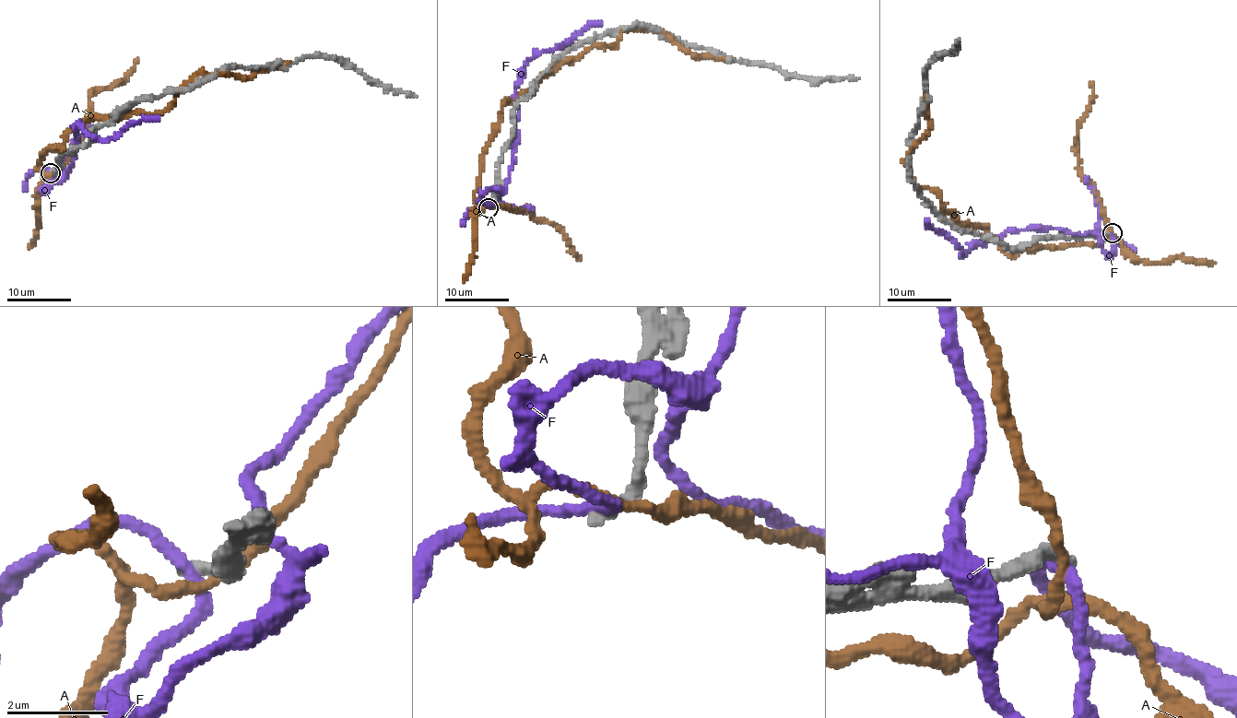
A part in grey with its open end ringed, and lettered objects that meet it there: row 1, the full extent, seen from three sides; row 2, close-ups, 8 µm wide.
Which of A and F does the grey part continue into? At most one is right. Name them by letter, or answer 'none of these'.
none of these

